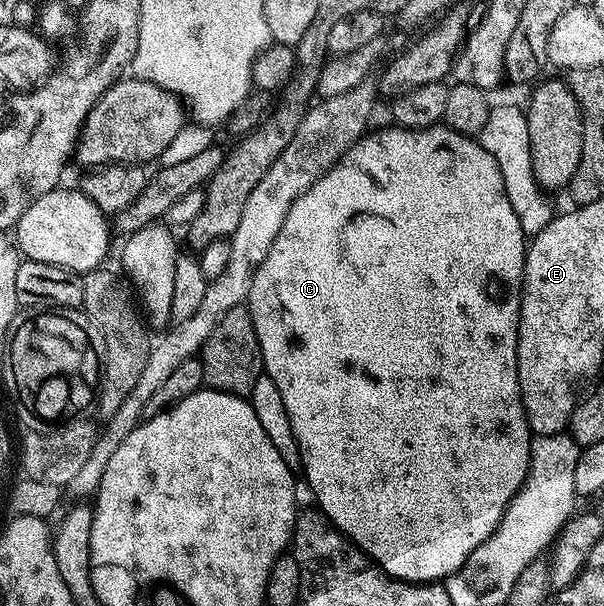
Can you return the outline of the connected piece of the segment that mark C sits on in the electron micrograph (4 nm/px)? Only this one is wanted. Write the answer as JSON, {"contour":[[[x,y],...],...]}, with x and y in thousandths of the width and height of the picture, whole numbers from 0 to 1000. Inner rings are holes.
{"contour":[[[657,208],[614,216],[589,233],[546,279],[526,295],[513,312],[490,333],[483,333],[483,347],[477,347],[477,360],[470,360],[470,373],[464,373],[464,386],[457,386],[457,399],[450,399],[450,413],[444,413],[444,426],[430,432],[424,452],[417,459],[411,507],[417,538],[424,538],[424,558],[434,579],[434,604],[439,619],[457,630],[457,644],[464,644],[464,657],[470,657],[470,677],[477,677],[477,696],[483,696],[483,716],[490,716],[490,729],[497,743],[497,779],[507,784],[507,799],[520,810],[520,825],[526,830],[525,843],[538,851],[579,896],[593,903],[601,917],[611,921],[637,949],[656,957],[674,960],[732,960],[747,950],[820,875],[834,855],[834,845],[848,828],[848,822],[861,809],[877,767],[877,728],[881,715],[871,678],[864,668],[861,630],[858,629],[858,533],[861,531],[861,505],[864,503],[864,454],[871,444],[871,413],[874,391],[861,373],[861,360],[854,360],[854,347],[848,347],[848,333],[841,333],[841,320],[834,314],[834,294],[828,294],[828,274],[821,274],[821,261],[801,248],[783,224],[768,224],[737,208],[717,211],[672,211]]]}

